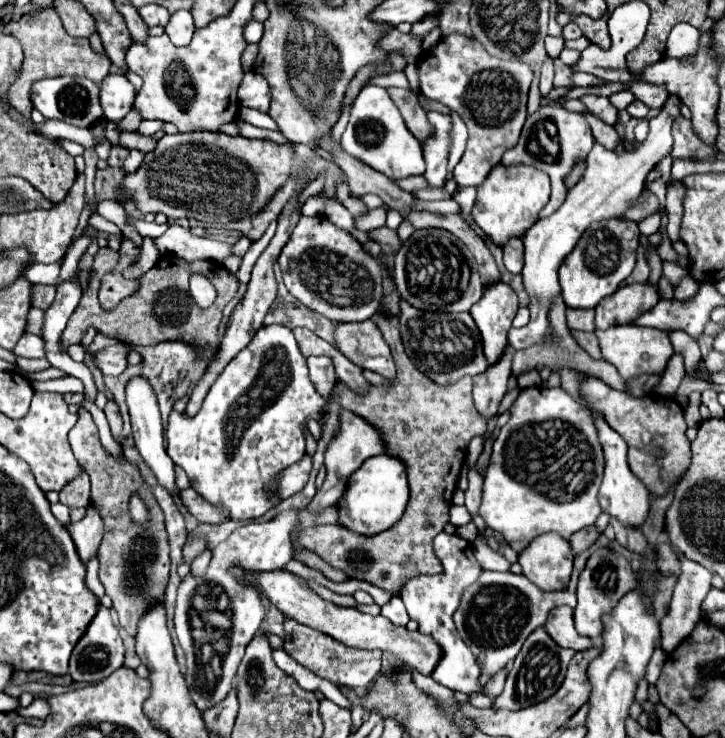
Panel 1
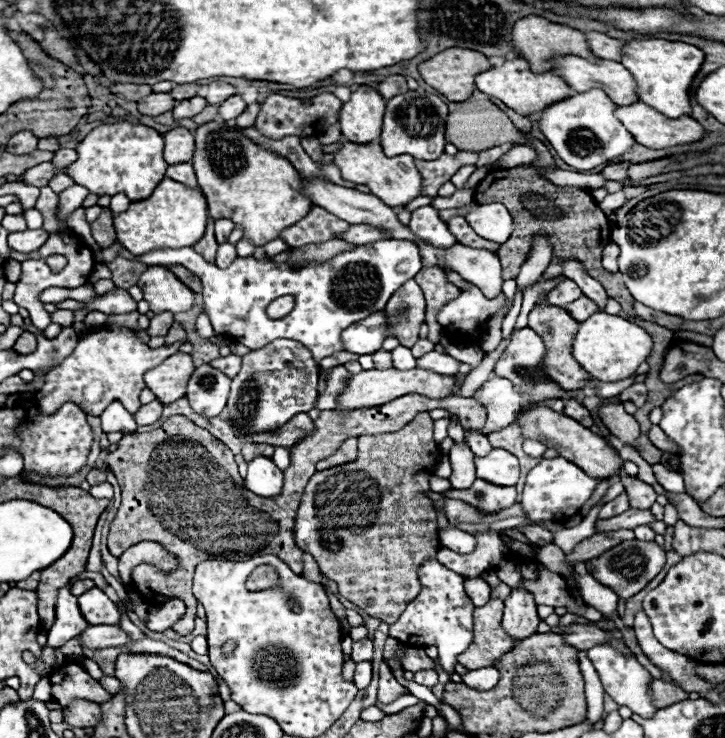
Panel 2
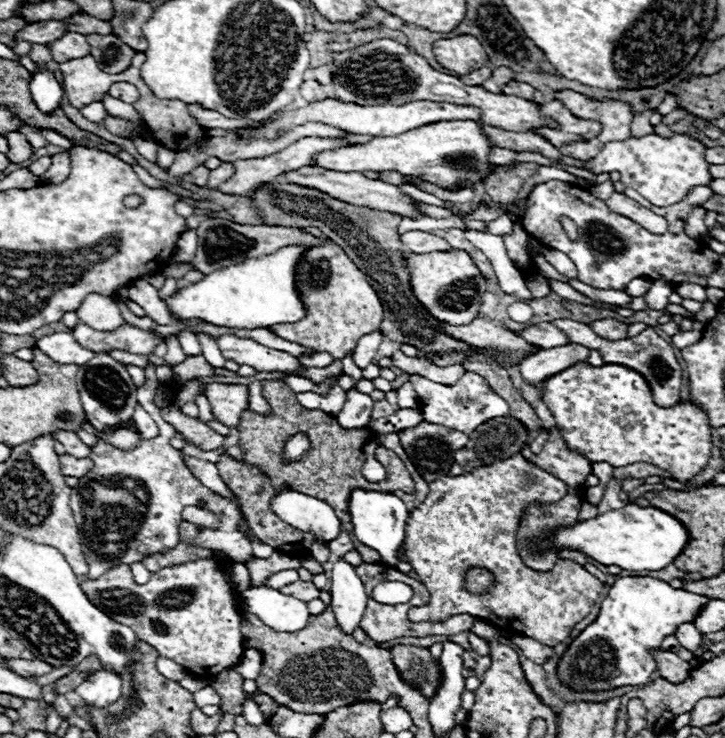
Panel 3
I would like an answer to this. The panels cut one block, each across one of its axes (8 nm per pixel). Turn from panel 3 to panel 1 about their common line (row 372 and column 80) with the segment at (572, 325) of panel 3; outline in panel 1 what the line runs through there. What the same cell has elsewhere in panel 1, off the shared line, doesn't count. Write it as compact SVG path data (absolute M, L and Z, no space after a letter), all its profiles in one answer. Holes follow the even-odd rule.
M100 606L98 614L90 622L84 638L80 638L80 642L76 644L76 648L72 652L72 658L70 658L70 676L72 676L74 682L98 682L98 680L110 676L122 664L124 664L122 638L118 634L116 626L112 624L110 610L106 610L104 606Z

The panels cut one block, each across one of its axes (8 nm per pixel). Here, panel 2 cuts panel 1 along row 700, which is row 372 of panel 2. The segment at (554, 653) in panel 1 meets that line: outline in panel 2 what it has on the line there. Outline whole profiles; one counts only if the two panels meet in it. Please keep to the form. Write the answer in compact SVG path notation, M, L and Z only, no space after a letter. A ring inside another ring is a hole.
M530 328L516 330L512 336L512 342L508 344L508 348L498 358L498 362L494 366L494 374L508 378L516 388L520 388L524 394L528 394L532 400L538 400L538 402L548 400L548 398L556 398L556 396L566 396L566 392L558 384L554 384L552 380L548 380L544 376L544 372L542 372L544 352L546 352L544 342L534 330L530 330Z

